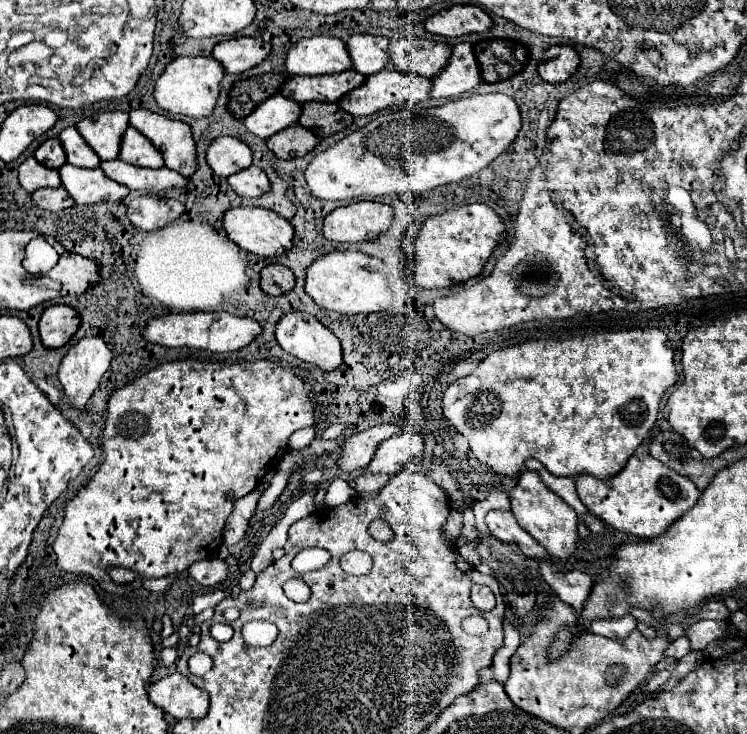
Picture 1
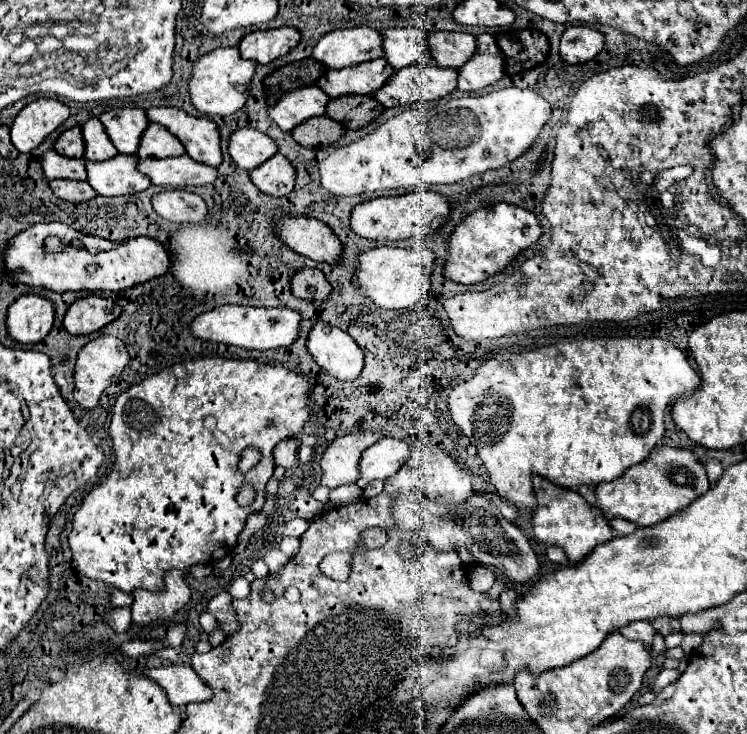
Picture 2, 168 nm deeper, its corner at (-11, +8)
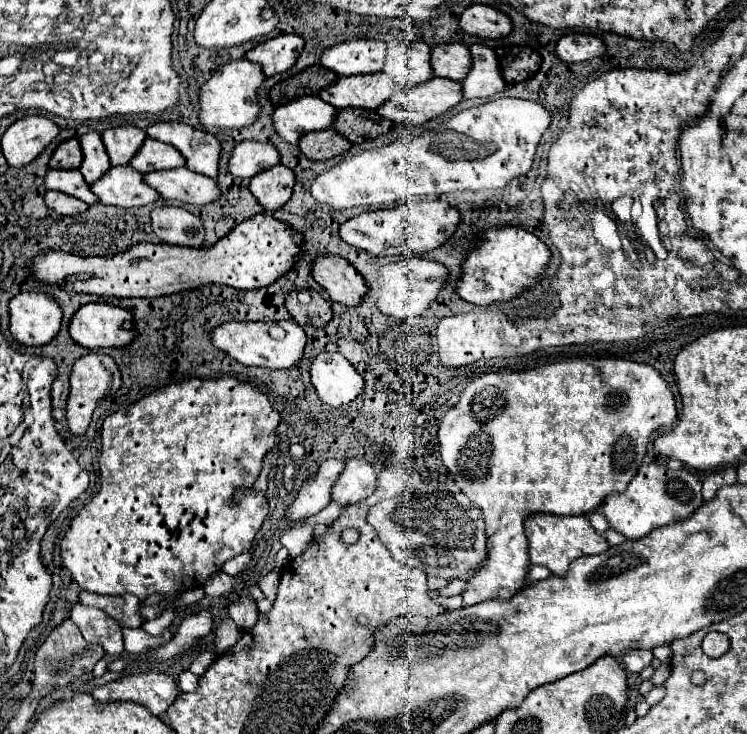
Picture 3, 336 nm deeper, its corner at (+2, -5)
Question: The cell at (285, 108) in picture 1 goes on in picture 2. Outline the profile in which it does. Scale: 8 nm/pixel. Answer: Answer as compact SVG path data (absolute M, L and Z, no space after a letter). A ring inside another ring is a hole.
M306 86L294 92L288 92L276 106L270 108L270 118L284 130L292 132L298 124L306 122L308 118L322 116L324 108L328 106L330 96L322 92L318 86Z

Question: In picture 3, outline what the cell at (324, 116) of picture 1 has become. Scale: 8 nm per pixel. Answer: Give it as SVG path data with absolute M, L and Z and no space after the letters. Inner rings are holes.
M339 109L333 121L333 129L351 143L363 143L393 127L391 121L379 117L369 109Z

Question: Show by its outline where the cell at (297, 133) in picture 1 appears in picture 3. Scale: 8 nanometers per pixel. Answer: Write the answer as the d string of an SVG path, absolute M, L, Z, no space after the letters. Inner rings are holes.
M323 129L323 131L311 131L299 139L301 153L311 161L325 161L335 155L347 153L351 147L345 137L339 137L335 129Z

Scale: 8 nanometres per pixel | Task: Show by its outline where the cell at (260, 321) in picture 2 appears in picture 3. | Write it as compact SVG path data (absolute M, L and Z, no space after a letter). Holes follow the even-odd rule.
M227 321L219 327L215 327L209 333L209 339L211 339L213 347L223 351L225 355L235 359L237 363L255 365L255 367L269 367L269 369L287 369L287 367L293 367L299 363L299 359L303 355L303 347L307 343L307 337L305 337L303 327L297 325L295 321L283 321L281 325L285 325L285 333L287 333L285 339L271 339L271 335L269 335L271 323L263 323L263 321L251 321L251 323Z

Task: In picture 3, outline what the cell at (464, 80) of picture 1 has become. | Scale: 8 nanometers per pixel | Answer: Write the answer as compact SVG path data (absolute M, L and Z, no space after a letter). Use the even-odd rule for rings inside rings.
M471 45L471 71L461 81L461 95L463 99L477 99L477 97L491 97L505 89L503 75L499 73L499 63L493 49L485 45Z

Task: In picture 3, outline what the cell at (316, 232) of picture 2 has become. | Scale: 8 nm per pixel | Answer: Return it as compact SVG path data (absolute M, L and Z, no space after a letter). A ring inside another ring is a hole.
M337 255L315 257L311 275L337 303L359 305L367 291L363 277L343 257Z

